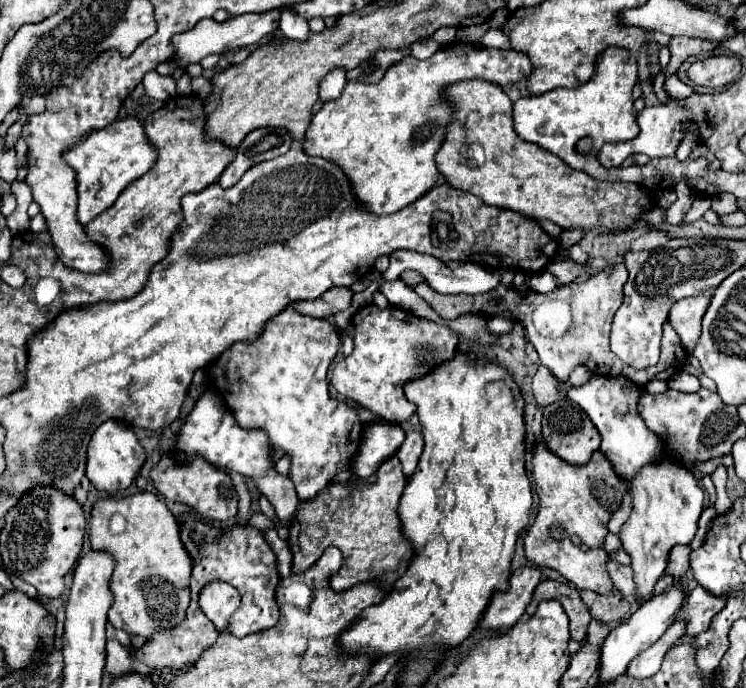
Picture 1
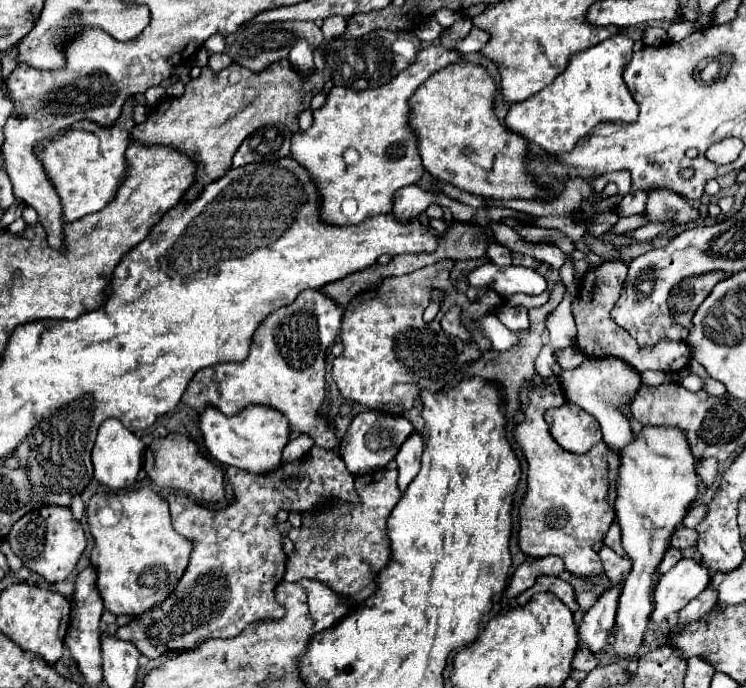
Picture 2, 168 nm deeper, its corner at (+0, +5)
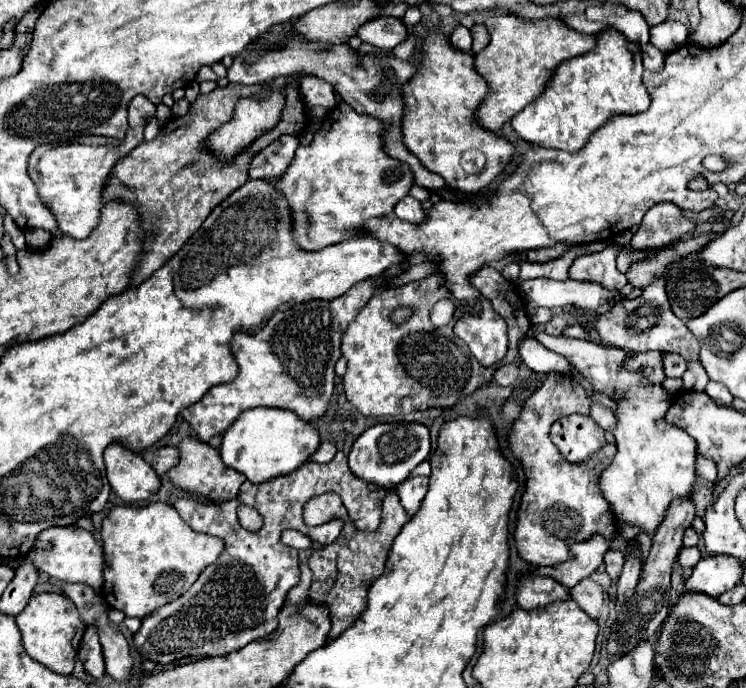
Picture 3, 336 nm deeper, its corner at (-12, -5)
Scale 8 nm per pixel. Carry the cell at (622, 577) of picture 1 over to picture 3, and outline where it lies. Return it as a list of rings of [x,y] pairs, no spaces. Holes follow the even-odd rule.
[[[608,550],[604,556],[604,562],[606,562],[606,572],[610,574],[610,578],[618,580],[624,566],[624,554],[620,550]]]

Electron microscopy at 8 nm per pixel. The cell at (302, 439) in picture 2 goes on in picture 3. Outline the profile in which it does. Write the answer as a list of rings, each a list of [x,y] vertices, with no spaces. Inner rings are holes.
[[[322,442],[322,444],[318,446],[318,450],[310,456],[310,460],[316,460],[316,462],[330,462],[330,460],[334,458],[334,454],[336,454],[334,444],[330,444],[330,442]]]

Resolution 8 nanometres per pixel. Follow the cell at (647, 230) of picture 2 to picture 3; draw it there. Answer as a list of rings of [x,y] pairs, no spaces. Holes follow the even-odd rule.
[[[610,244],[602,252],[596,254],[586,254],[580,256],[572,262],[570,266],[570,278],[574,280],[588,280],[596,282],[608,290],[622,290],[622,286],[627,284],[625,274],[620,273],[616,268],[616,256],[622,250],[638,252],[632,246],[620,246],[620,244]]]

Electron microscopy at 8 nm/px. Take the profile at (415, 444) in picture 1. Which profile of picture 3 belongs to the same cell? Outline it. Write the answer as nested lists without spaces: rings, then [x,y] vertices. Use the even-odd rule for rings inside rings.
[[[416,476],[416,478],[408,478],[402,484],[396,486],[398,494],[400,494],[400,502],[406,508],[408,514],[414,514],[420,508],[422,498],[426,496],[428,490],[428,476]]]

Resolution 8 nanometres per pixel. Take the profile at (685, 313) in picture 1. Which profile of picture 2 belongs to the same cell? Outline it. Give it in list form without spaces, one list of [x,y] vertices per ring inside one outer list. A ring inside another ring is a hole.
[[[706,272],[706,274],[684,278],[680,284],[676,284],[668,298],[668,308],[672,312],[672,318],[684,328],[690,328],[692,312],[696,312],[696,308],[712,292],[716,282],[724,278],[726,278],[724,272]]]

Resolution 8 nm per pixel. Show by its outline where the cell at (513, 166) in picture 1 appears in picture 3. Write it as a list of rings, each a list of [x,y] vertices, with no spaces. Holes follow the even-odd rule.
[[[440,30],[428,34],[422,54],[424,60],[418,72],[402,90],[406,104],[402,118],[404,144],[422,166],[440,174],[450,188],[456,188],[462,194],[480,194],[502,170],[506,170],[514,156],[514,144],[504,136],[482,128],[474,118],[478,104],[488,94],[488,82],[476,72],[472,54],[452,50],[448,38]],[[470,148],[476,148],[486,158],[486,164],[478,174],[468,174],[461,166],[463,153]]]

